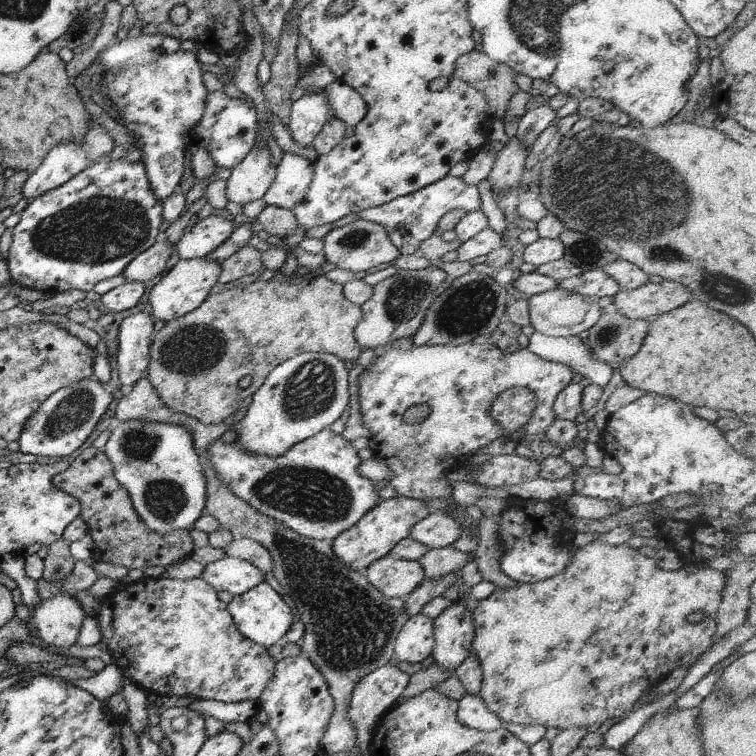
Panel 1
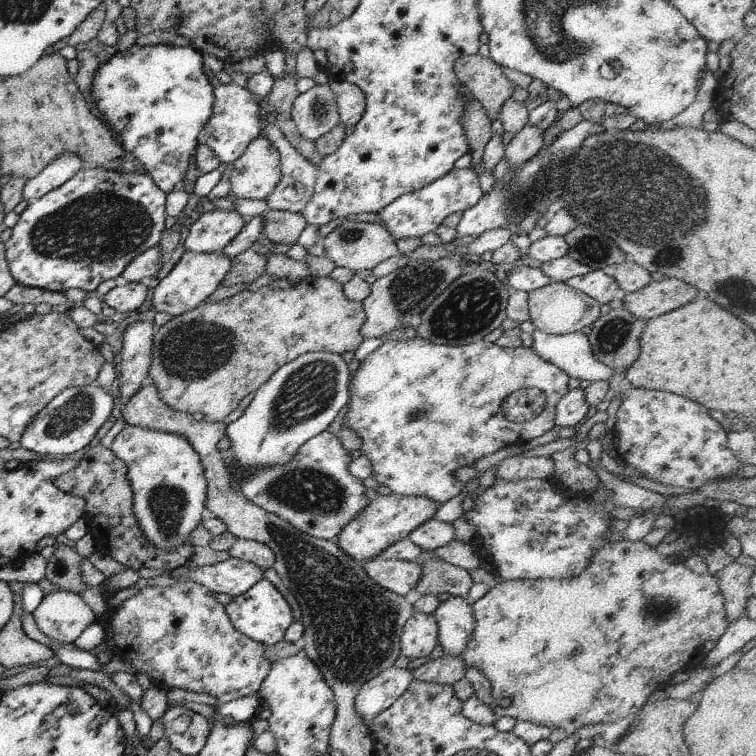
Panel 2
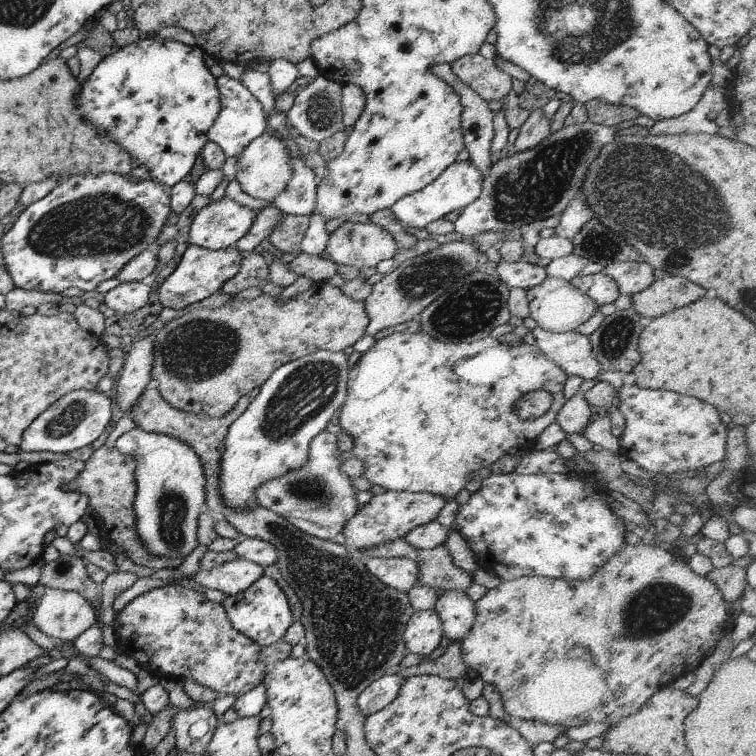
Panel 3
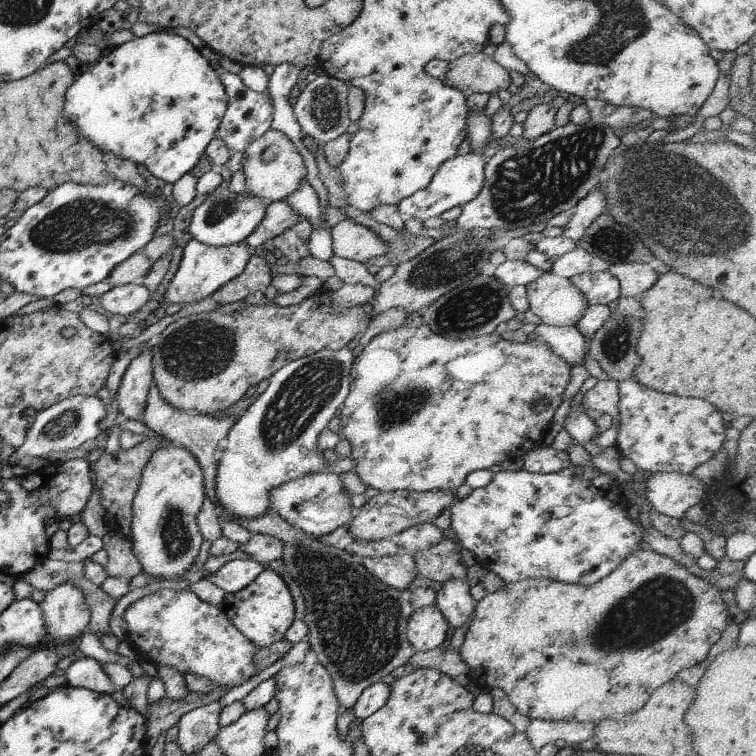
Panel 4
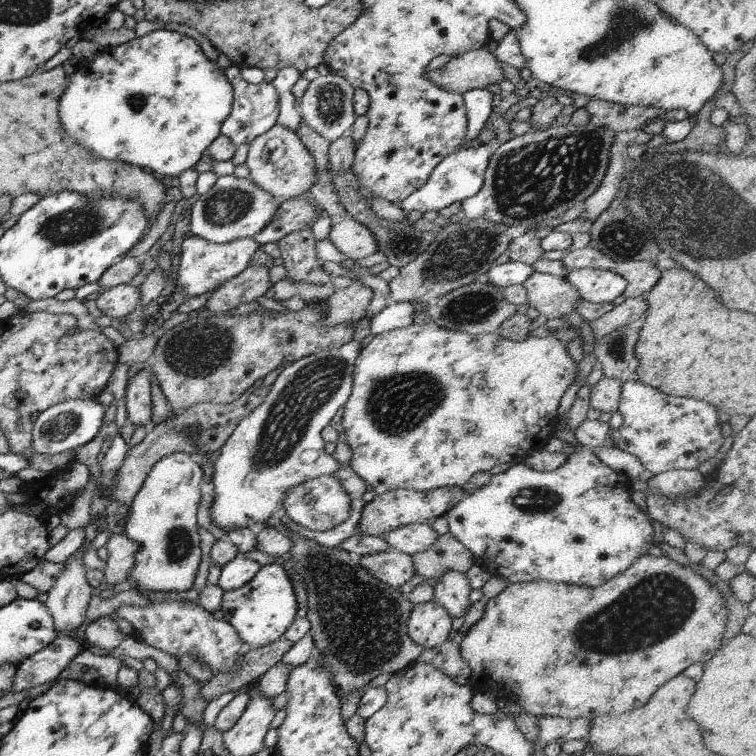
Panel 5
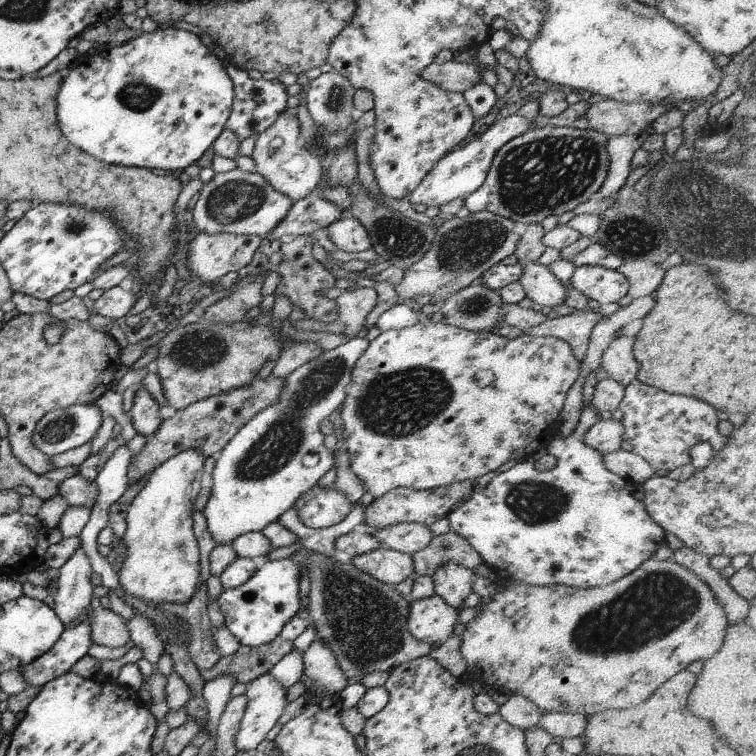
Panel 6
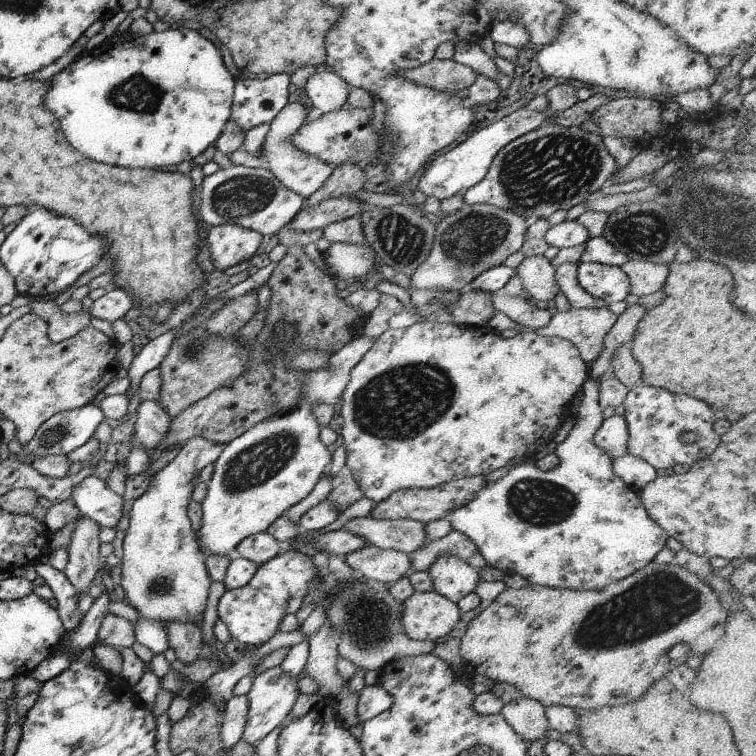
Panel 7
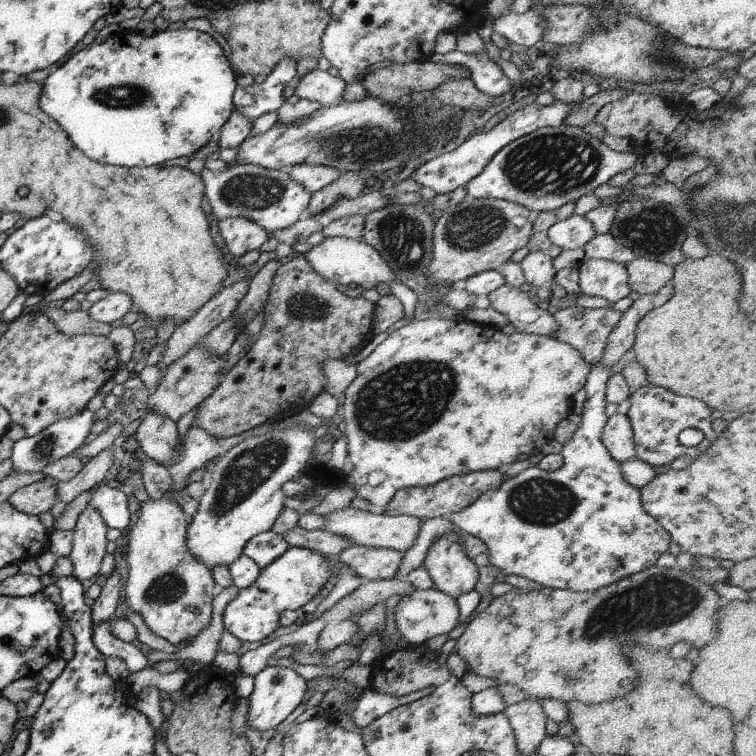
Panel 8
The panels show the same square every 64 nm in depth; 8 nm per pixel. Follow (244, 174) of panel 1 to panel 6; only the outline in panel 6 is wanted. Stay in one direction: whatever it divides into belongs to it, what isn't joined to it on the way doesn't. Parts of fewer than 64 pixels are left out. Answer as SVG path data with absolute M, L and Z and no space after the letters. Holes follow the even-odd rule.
M286 109L274 124L259 134L251 156L256 164L256 173L264 176L275 190L288 195L295 202L313 193L323 179L323 162L305 148L299 128L296 110Z

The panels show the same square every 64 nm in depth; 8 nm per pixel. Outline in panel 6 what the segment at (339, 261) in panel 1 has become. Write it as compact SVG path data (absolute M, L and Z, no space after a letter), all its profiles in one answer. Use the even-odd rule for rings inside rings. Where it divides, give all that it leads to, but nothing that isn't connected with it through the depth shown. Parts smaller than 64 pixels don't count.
M353 216L335 221L328 227L328 236L339 250L349 254L364 252L371 248L367 231Z

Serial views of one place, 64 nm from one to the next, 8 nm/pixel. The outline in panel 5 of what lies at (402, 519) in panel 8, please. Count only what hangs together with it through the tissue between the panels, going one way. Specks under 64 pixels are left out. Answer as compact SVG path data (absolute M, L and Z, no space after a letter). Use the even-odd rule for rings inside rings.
M415 523L392 530L383 538L390 544L392 550L412 557L414 554L430 548L438 540L439 534L431 525Z

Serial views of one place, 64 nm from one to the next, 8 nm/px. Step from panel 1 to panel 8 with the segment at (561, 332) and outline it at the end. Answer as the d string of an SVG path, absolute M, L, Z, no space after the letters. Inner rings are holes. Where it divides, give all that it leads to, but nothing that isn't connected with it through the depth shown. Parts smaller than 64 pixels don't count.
M530 252L519 264L525 281L532 286L538 300L550 300L553 297L551 286L556 272L548 253Z

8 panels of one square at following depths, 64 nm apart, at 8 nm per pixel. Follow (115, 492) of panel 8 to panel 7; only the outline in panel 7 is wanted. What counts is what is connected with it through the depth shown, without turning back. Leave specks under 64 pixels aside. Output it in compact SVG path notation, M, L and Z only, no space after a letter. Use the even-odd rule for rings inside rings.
M88 476L74 488L72 498L82 515L92 518L101 527L114 528L122 518L123 496L104 486L104 480Z

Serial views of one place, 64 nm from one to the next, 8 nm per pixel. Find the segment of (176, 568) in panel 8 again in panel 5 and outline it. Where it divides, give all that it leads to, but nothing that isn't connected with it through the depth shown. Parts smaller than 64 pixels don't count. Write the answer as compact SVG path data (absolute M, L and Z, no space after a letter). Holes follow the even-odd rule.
M184 452L164 456L146 476L142 489L130 505L125 531L136 545L128 580L134 582L138 593L148 590L159 595L176 594L192 588L201 561L197 515L202 500L202 478L197 459Z

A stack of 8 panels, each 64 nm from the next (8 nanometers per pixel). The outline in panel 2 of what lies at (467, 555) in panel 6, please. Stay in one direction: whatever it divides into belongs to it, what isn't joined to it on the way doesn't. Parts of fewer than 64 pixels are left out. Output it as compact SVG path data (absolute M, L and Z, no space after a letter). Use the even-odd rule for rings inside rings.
M424 551L420 556L420 564L422 574L418 584L415 586L416 590L422 595L436 595L438 593L452 594L454 596L461 596L466 598L468 591L472 588L473 581L468 571L459 566L454 566L440 558L434 551Z

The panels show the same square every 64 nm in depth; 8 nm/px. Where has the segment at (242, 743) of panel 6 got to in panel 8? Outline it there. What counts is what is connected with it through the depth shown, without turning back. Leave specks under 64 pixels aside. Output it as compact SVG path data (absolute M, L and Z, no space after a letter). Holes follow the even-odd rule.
M282 666L266 667L254 676L254 690L248 696L250 727L256 731L276 729L279 724L286 723L297 713L299 705L307 693L306 680L291 668Z

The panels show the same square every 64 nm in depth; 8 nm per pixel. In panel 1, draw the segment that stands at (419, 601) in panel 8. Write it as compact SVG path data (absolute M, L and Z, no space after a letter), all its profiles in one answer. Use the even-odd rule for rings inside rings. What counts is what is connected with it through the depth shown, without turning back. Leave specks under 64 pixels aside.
M424 613L412 615L396 638L394 654L402 662L422 662L433 654L435 632L433 620Z

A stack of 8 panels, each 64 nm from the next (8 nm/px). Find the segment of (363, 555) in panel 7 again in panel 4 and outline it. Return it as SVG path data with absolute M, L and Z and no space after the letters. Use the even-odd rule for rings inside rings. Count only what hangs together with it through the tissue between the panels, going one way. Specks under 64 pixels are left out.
M407 552L384 556L382 558L366 558L363 566L378 581L395 590L405 591L417 576L416 562Z

